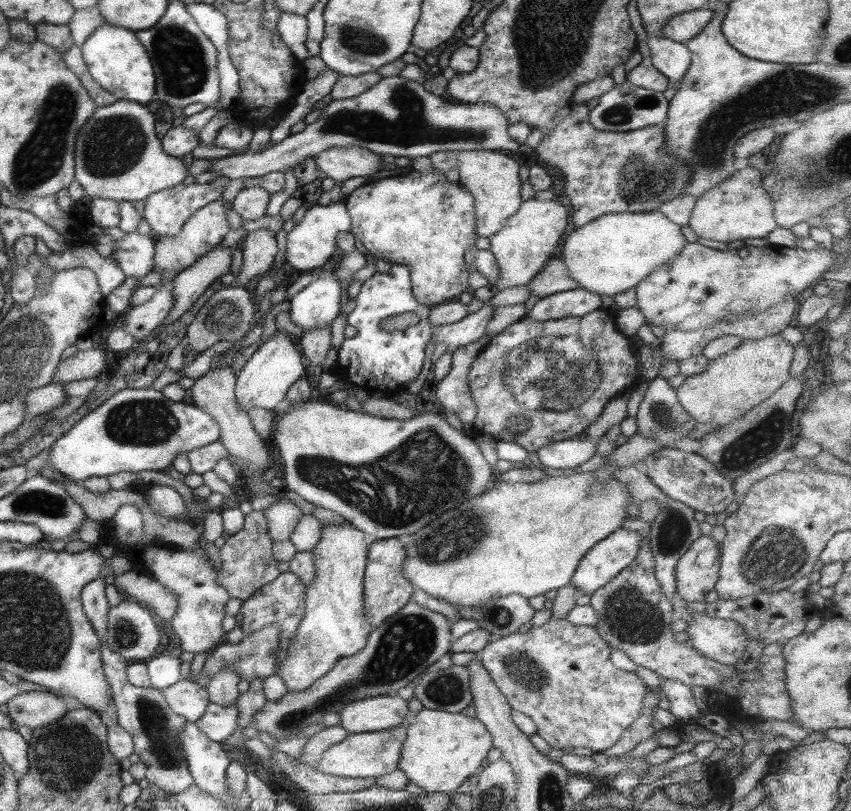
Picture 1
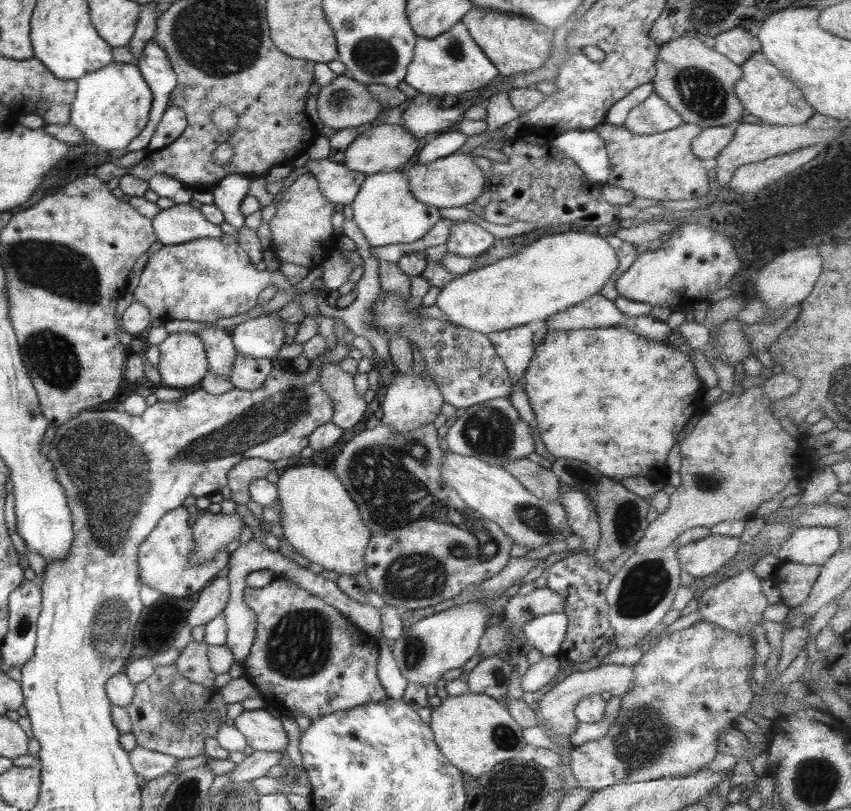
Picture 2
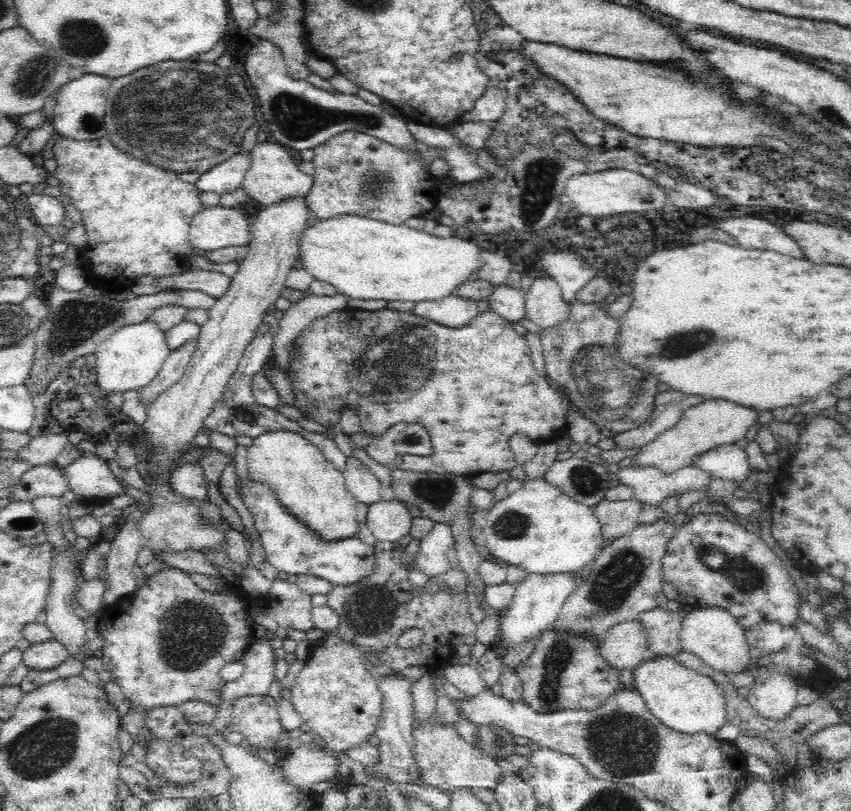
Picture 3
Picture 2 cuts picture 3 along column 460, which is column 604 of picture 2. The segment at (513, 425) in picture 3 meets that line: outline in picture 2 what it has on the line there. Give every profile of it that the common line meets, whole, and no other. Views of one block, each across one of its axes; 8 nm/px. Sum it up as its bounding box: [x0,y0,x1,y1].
[523,325,704,483]

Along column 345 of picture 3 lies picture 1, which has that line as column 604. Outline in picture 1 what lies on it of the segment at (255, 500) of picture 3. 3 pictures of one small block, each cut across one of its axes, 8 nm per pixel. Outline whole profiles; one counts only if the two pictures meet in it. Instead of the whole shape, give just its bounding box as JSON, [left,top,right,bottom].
[570,527,641,594]

